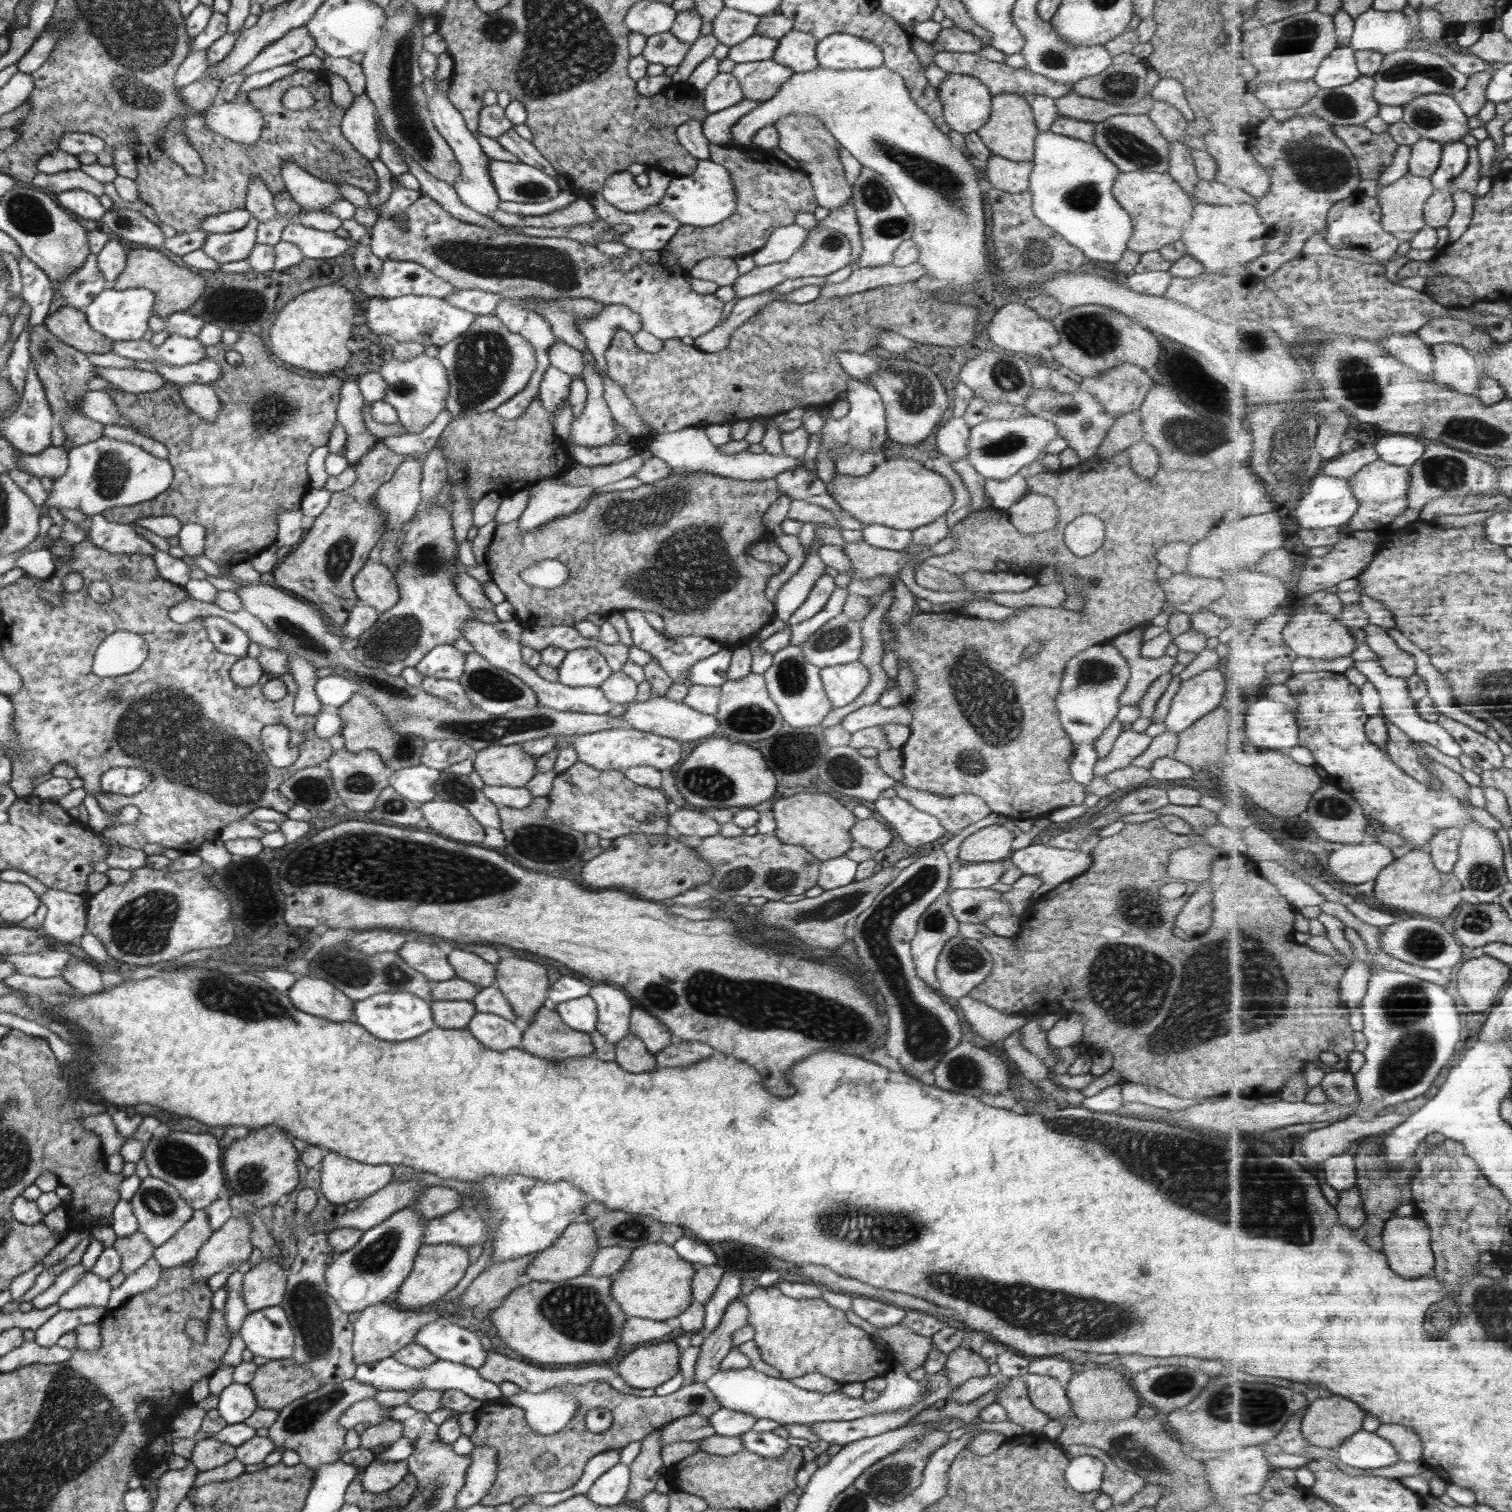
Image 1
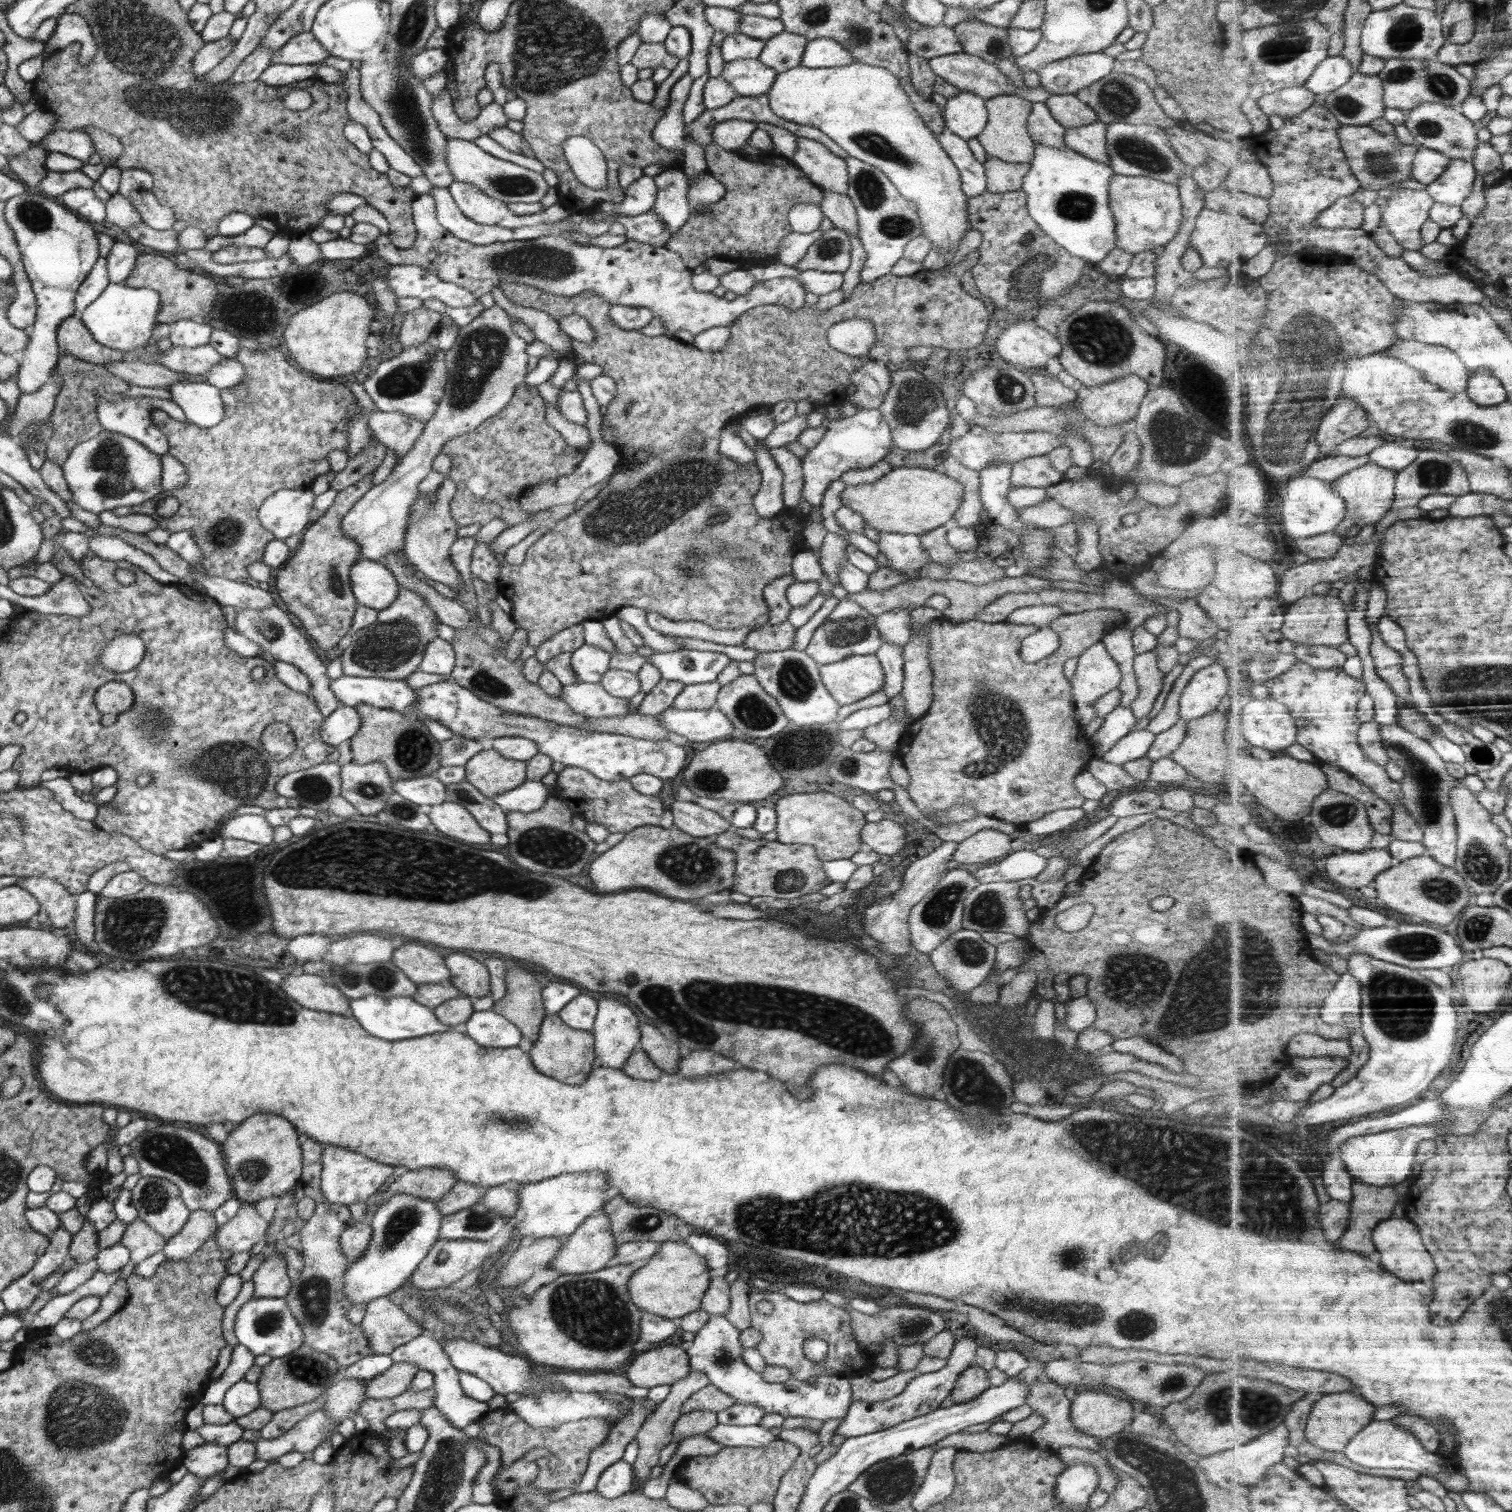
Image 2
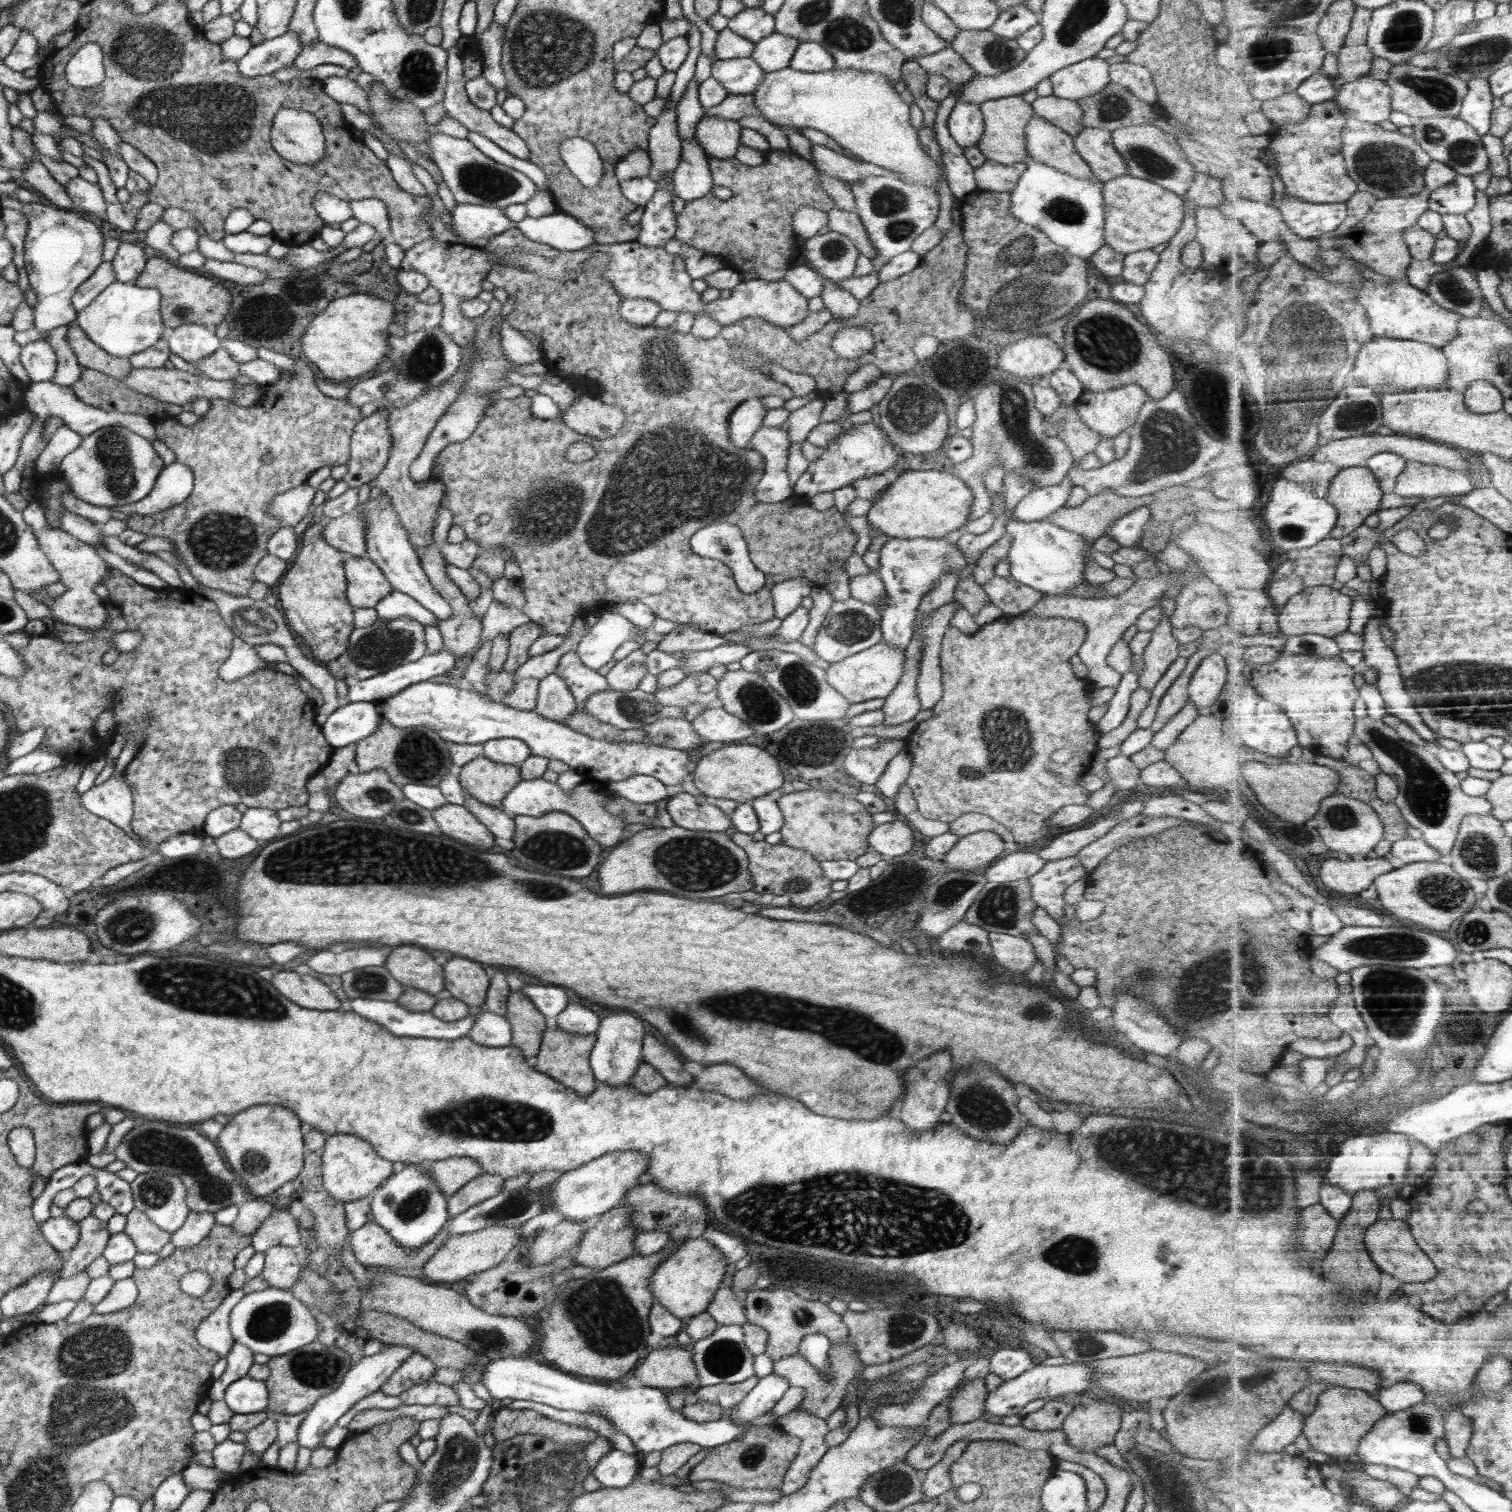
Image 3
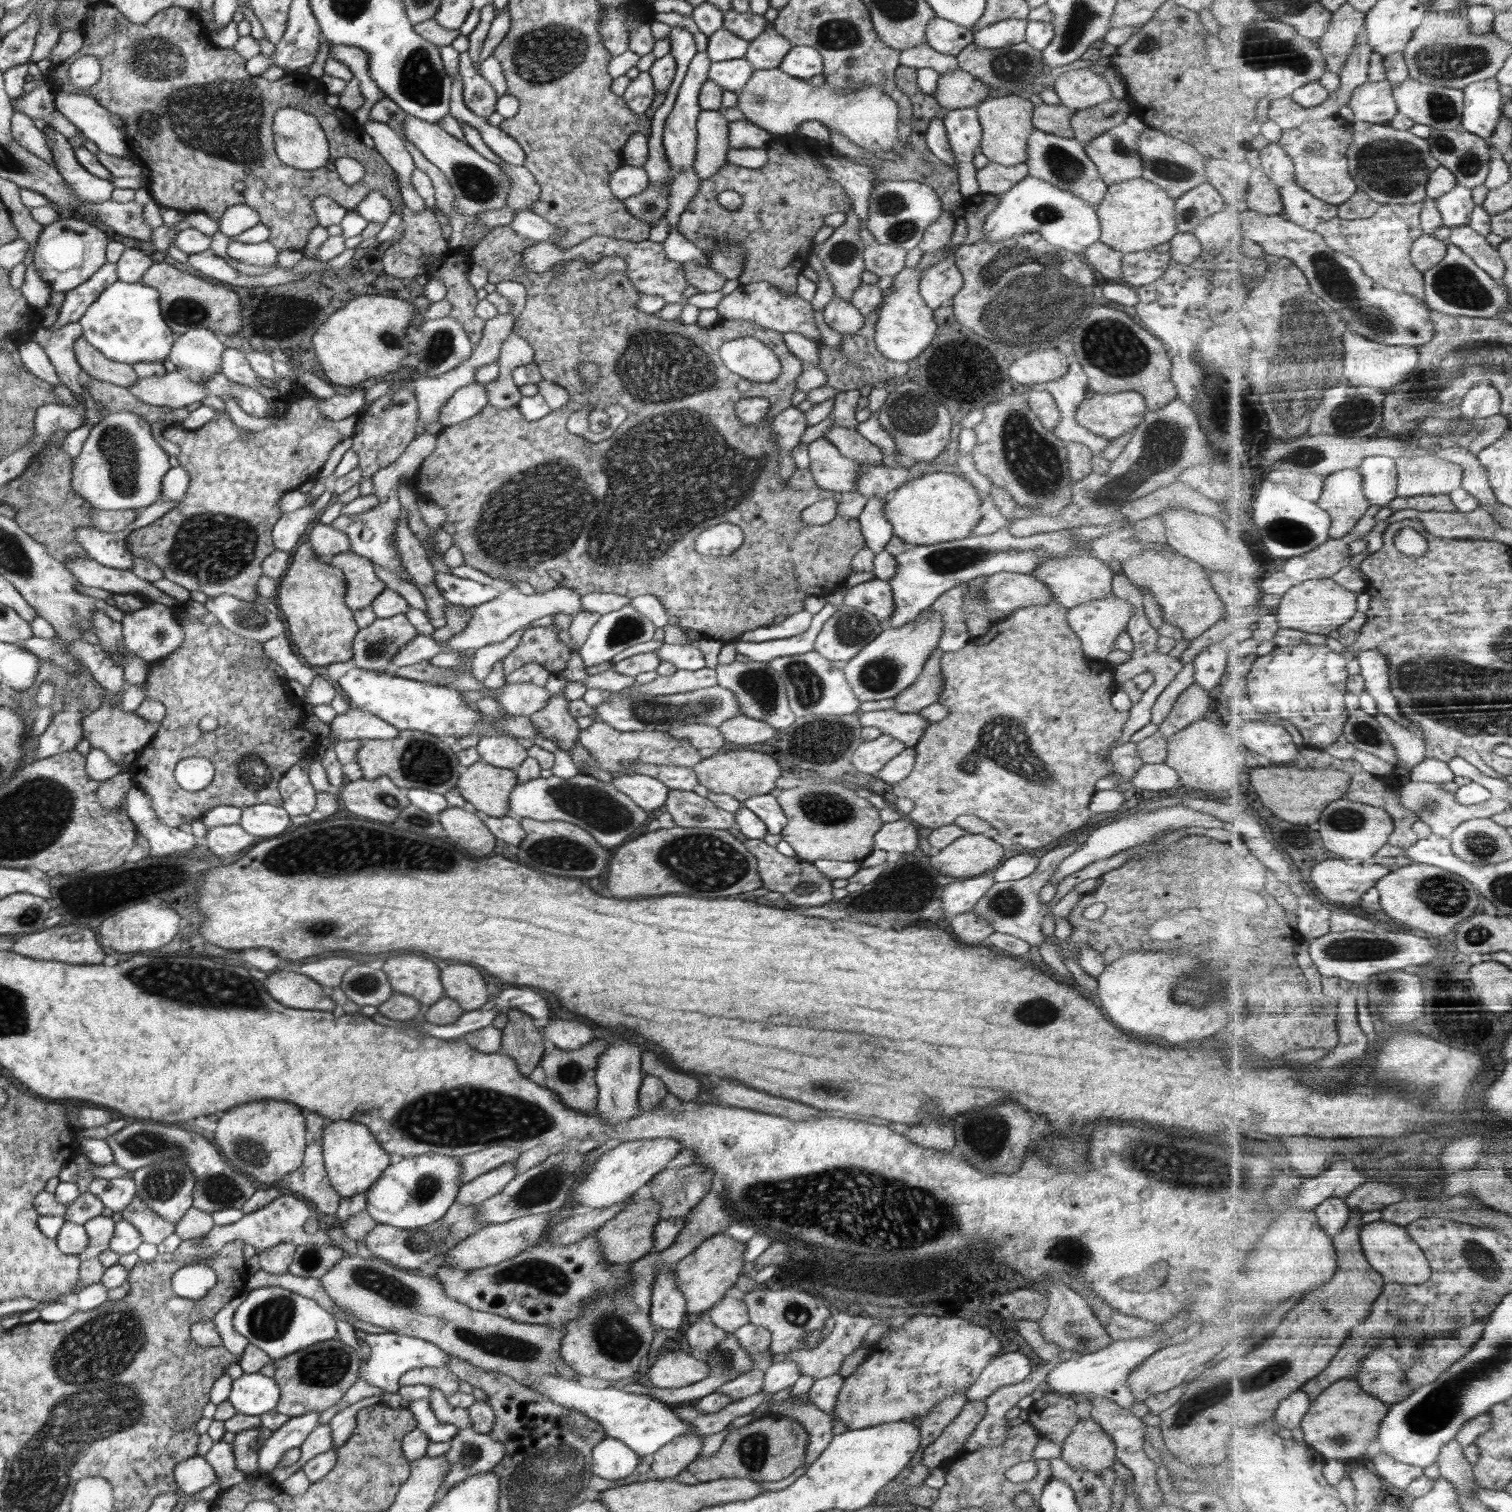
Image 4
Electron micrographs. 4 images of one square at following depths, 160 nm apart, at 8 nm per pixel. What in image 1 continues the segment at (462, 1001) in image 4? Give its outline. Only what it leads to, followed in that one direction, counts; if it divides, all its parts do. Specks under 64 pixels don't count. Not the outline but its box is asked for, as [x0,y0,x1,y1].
[447,947,495,989]

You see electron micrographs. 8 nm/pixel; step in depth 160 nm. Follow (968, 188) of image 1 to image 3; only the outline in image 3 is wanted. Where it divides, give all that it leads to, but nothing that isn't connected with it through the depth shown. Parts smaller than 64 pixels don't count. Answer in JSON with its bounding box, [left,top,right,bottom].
[695,66,940,195]

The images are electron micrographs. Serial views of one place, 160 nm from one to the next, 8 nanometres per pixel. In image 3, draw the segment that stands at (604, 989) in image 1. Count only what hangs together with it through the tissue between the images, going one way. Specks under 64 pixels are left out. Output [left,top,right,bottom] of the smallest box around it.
[589,1012,644,1088]

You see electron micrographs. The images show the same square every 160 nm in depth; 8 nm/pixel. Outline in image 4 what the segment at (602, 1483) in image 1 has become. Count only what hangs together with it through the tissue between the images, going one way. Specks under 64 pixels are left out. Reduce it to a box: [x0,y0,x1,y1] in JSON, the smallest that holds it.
[591,1436,640,1482]

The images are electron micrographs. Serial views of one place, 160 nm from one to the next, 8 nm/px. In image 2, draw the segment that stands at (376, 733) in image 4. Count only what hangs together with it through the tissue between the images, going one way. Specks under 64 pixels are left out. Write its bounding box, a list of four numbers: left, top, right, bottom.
[320,705,361,746]

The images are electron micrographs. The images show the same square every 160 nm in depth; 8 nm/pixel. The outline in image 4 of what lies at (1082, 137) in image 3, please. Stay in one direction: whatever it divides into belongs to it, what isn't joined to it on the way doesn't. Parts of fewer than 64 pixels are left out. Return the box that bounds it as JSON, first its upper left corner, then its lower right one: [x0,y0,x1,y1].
[1083,114,1147,185]

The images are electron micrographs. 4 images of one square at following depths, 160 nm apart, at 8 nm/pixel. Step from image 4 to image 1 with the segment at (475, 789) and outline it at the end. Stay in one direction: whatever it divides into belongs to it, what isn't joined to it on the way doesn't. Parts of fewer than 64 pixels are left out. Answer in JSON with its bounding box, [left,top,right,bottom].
[473,743,536,787]

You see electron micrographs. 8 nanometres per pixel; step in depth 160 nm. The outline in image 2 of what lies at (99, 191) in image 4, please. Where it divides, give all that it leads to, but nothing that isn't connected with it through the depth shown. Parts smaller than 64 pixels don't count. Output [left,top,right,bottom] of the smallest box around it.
[62,188,105,222]

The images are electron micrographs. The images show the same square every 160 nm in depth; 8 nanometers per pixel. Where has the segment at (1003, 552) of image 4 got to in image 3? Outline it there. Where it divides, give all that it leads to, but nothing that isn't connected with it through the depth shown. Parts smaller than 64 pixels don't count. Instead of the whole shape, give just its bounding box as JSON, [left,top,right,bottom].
[877,477,1073,651]

